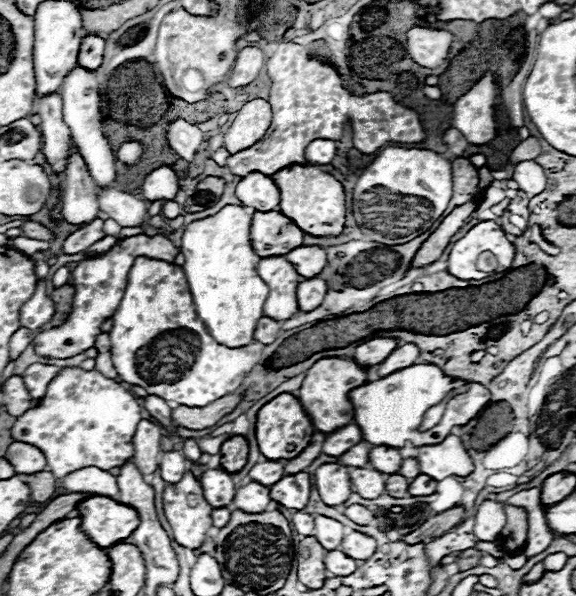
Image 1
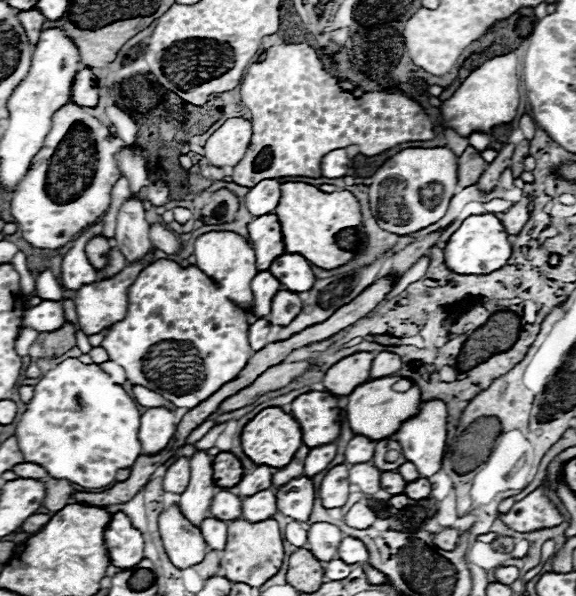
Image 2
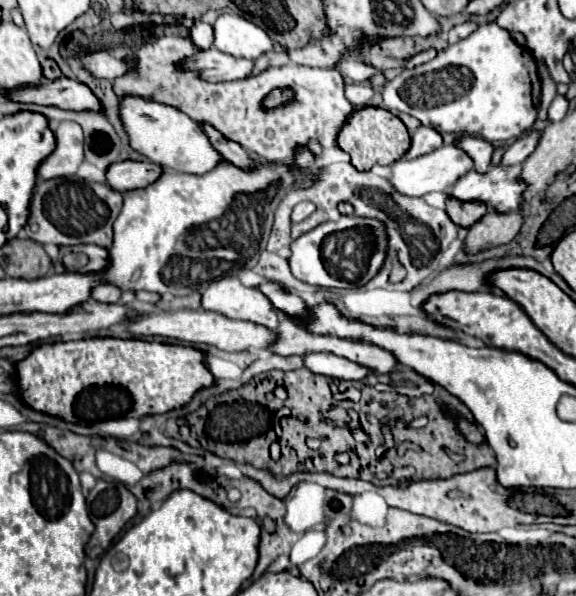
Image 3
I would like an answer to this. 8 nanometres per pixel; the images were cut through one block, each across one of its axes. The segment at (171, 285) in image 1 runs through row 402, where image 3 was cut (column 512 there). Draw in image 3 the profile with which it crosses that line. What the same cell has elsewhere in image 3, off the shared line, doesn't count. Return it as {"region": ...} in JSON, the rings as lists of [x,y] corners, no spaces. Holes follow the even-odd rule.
{"region":[[[496,166],[490,168],[490,172],[486,174],[470,170],[454,184],[452,190],[448,190],[448,196],[456,196],[462,202],[482,200],[498,212],[510,212],[516,210],[522,202],[524,186],[526,184],[520,182],[516,176],[508,176],[508,168]]]}

